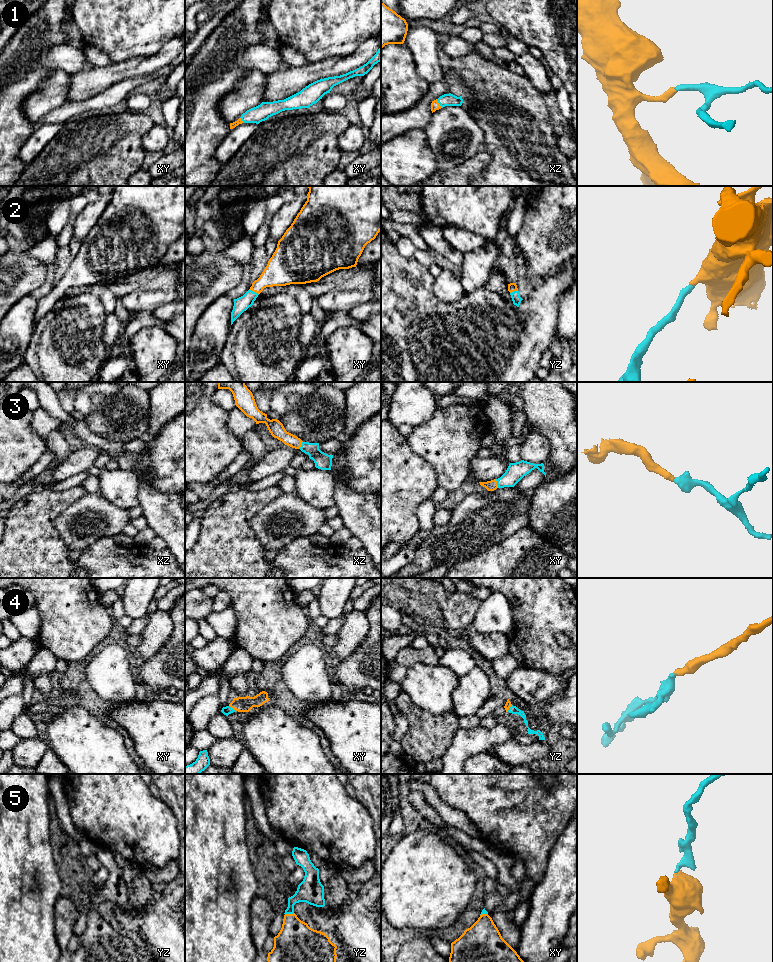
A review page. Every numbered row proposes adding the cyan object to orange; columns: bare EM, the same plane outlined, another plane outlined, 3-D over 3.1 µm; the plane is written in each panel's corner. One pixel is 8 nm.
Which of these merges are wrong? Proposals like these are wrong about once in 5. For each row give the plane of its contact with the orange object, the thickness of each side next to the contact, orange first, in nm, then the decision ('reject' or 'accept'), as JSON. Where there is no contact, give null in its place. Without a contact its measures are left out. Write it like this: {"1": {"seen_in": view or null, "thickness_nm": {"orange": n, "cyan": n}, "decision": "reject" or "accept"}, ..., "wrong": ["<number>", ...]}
{"1": {"seen_in": "xz", "thickness_nm": {"orange": 70, "cyan": 100}, "decision": "accept"}, "2": {"seen_in": "xy", "thickness_nm": {"orange": 220, "cyan": 120}, "decision": "accept"}, "3": {"seen_in": "xy", "thickness_nm": {"orange": 80, "cyan": 150}, "decision": "accept"}, "4": {"seen_in": "xy", "thickness_nm": {"orange": 130, "cyan": 70}, "decision": "accept"}, "5": {"seen_in": "yz", "thickness_nm": {"orange": 320, "cyan": 190}, "decision": "accept"}, "wrong": []}

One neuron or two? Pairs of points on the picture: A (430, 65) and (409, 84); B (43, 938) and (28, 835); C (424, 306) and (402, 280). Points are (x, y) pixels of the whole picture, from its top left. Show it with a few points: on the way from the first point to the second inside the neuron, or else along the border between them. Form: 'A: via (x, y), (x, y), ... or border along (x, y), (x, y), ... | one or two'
A: border along (411, 53), (414, 59), (415, 71), (430, 84) | two
B: via (28, 912), (28, 861) | one
C: via (418, 300), (404, 286) | one

